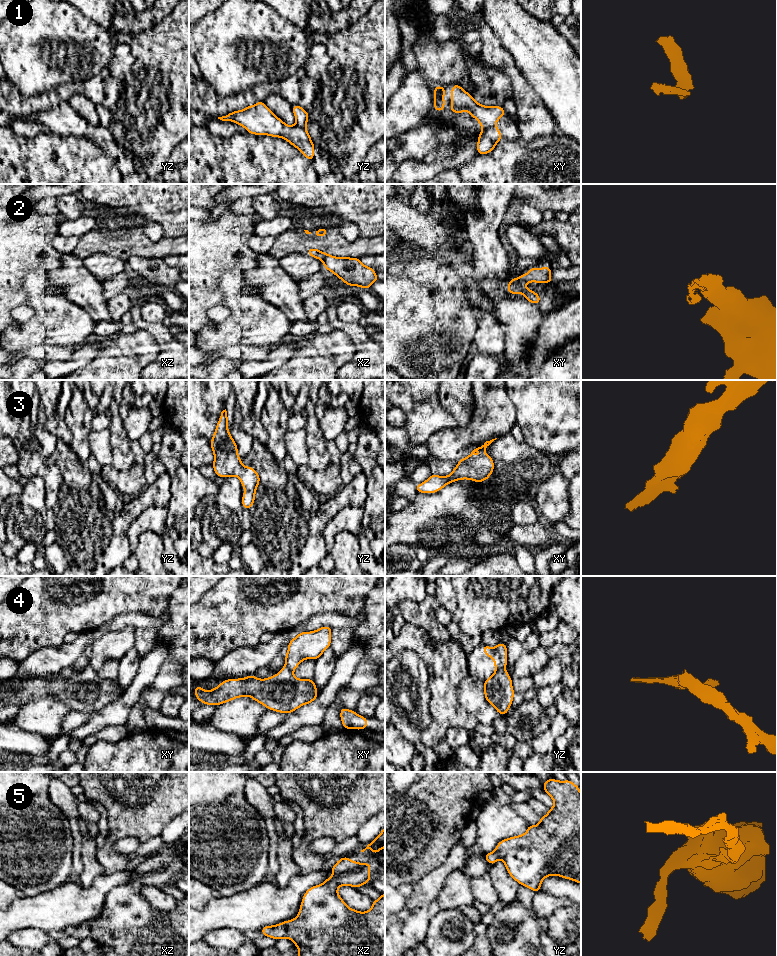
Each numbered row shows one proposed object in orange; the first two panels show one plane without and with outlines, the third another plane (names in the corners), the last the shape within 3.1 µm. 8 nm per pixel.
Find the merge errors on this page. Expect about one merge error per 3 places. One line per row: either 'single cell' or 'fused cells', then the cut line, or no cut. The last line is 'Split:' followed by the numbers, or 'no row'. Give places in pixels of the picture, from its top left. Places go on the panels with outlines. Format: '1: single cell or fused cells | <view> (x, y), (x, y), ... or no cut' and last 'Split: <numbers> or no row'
1: fused cells | xy (494, 125), (482, 129)
2: fused cells | xz (328, 254), (322, 260)
3: single cell | no cut
4: fused cells | yz (504, 667), (496, 670)
5: single cell | no cut
Split: 1, 2, 4

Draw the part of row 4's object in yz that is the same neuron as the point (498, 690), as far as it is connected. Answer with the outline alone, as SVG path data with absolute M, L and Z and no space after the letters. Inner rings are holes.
M505 668L496 670L490 678L484 681L485 698L489 704L495 707L498 714L507 715L514 694L512 678Z

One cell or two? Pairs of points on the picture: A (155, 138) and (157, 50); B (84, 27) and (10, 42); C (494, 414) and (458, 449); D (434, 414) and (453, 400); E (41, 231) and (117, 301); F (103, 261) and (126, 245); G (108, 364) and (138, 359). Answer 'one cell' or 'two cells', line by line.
A: one cell
B: one cell
C: one cell
D: two cells
E: two cells
F: two cells
G: one cell

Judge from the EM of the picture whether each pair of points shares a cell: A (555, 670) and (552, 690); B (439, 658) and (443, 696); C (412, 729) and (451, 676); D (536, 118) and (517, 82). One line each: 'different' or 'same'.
A: different
B: same
C: different
D: same

